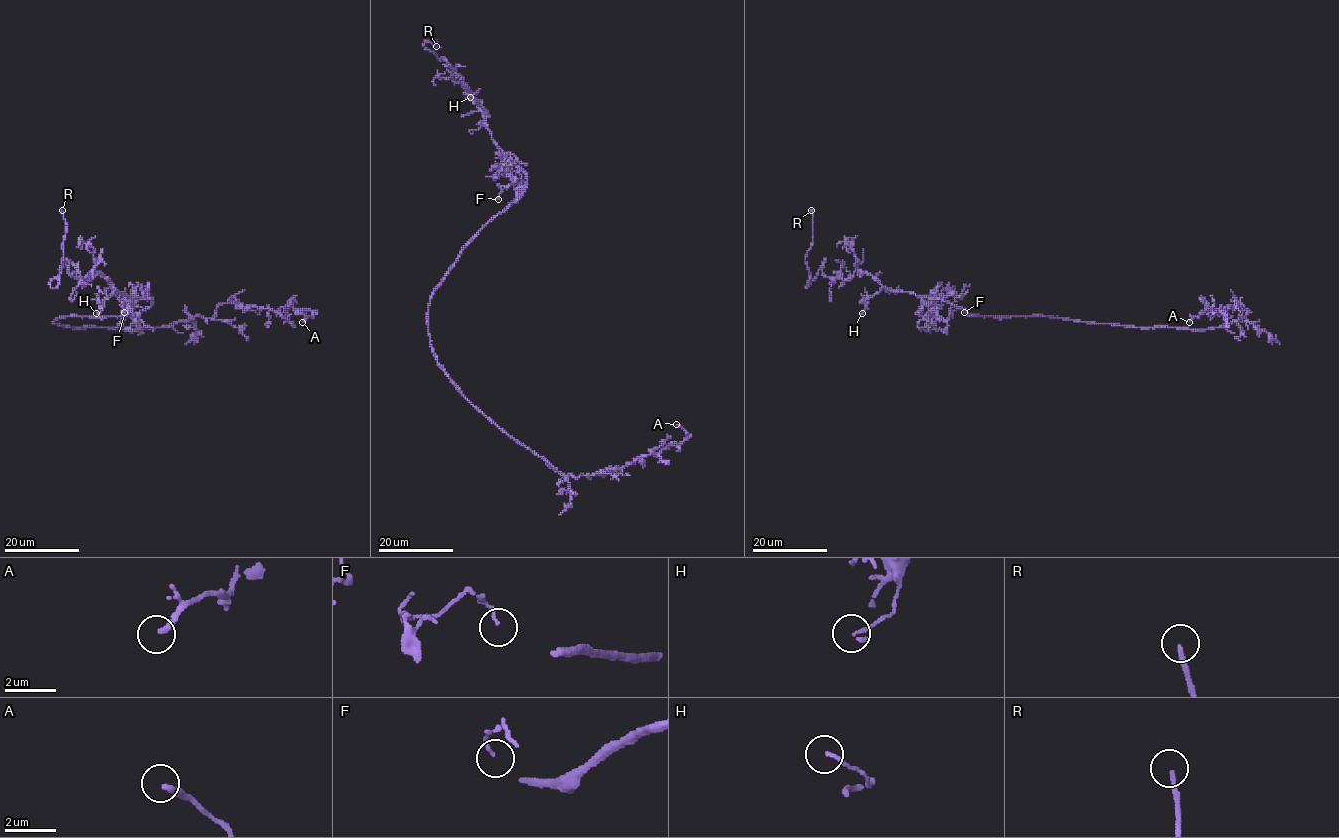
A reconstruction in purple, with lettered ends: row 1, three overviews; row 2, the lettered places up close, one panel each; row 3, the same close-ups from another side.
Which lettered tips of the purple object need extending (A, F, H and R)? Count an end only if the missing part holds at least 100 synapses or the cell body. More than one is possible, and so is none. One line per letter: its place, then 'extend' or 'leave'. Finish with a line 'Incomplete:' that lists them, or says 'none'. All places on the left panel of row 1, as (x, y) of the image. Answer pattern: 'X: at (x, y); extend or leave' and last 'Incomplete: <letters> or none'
A: at (302, 322); leave
F: at (124, 312); leave
H: at (96, 313); leave
R: at (62, 210); extend
Incomplete: R

